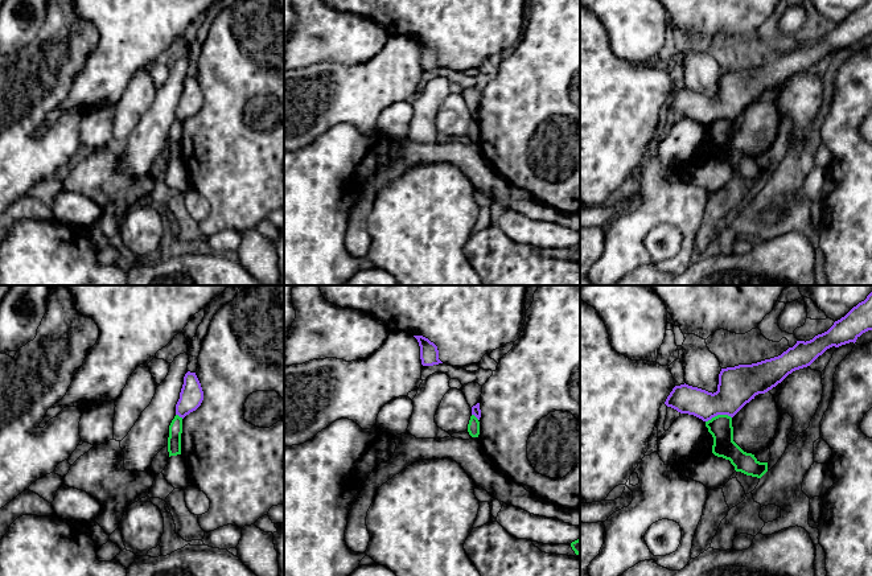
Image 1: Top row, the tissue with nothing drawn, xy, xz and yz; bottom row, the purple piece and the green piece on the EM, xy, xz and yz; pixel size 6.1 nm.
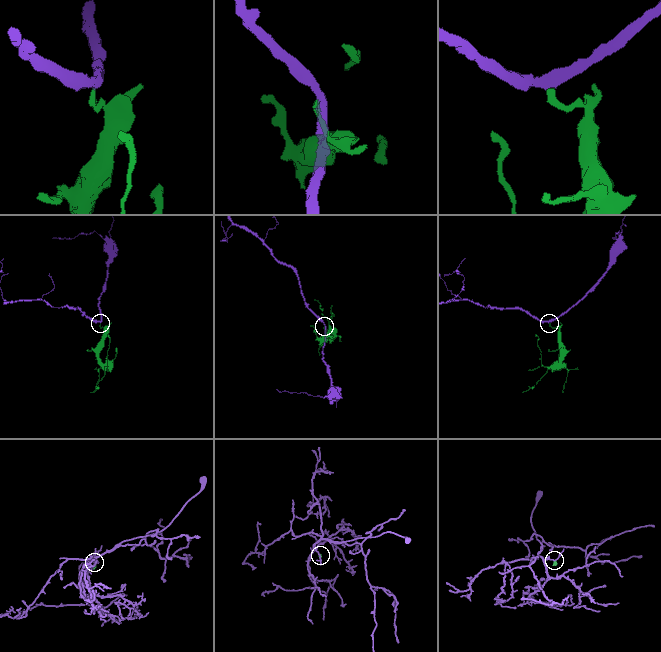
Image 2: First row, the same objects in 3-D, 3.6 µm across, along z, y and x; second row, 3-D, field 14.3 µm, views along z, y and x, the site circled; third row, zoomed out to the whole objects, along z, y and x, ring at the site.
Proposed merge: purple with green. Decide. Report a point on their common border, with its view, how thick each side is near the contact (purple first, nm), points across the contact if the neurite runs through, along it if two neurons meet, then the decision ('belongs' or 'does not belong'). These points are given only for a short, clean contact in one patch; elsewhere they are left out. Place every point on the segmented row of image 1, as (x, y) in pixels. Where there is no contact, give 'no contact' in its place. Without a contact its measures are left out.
yz (718, 414) | 240/140 nm | along yz (731, 416), (715, 415), (706, 422) | does not belong

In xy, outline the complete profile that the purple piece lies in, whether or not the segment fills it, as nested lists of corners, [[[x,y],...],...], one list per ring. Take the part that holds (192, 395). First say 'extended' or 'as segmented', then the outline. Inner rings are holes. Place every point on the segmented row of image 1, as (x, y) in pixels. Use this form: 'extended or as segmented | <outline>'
as segmented | [[[188,371],[184,377],[184,384],[180,399],[176,404],[176,415],[185,417],[196,411],[203,400],[203,391],[196,373]]]

